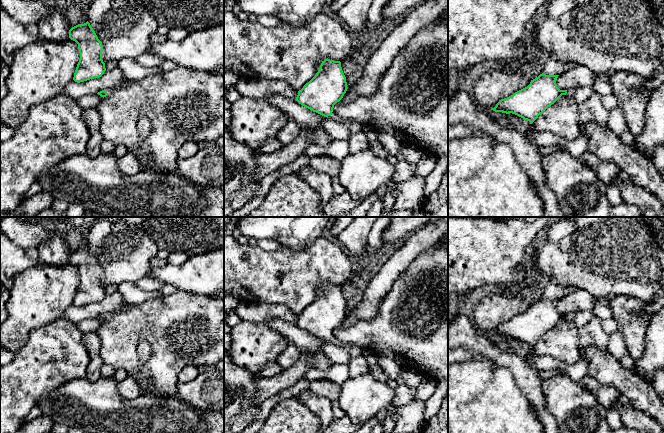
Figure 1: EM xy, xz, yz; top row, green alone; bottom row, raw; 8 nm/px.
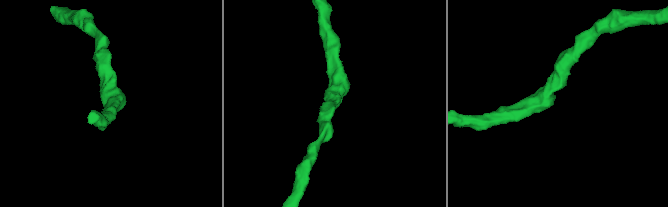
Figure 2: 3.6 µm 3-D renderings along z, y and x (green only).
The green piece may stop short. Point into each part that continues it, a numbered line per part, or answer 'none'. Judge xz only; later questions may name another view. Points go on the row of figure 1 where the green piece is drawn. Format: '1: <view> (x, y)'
1: xz (353, 126)

